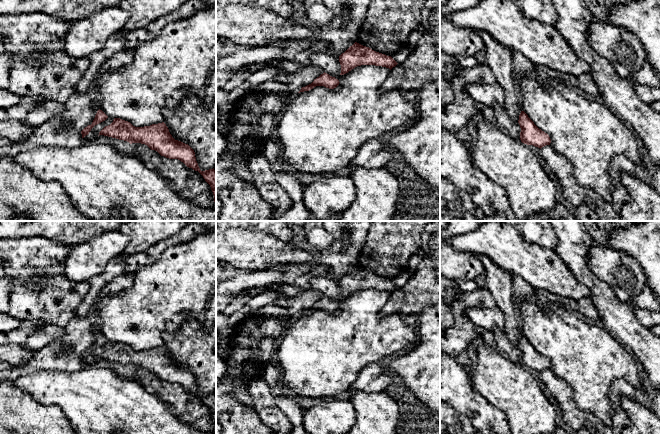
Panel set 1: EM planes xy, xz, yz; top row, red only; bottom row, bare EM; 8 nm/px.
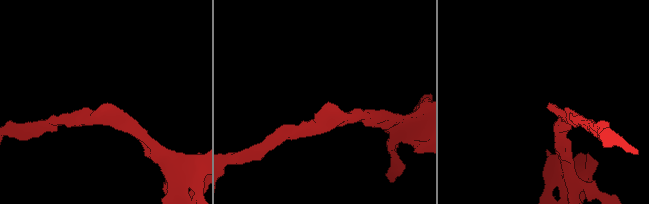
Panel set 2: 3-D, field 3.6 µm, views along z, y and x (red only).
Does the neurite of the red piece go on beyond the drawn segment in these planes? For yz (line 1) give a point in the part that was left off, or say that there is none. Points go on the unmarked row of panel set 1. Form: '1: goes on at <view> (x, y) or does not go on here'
1: does not go on here

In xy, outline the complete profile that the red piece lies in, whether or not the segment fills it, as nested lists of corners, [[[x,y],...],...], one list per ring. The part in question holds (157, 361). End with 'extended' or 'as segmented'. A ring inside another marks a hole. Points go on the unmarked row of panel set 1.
[[[114,342],[113,346],[105,350],[99,359],[119,364],[147,369],[161,380],[169,383],[178,383],[187,391],[198,395],[210,409],[216,430],[216,395],[213,393],[201,395],[196,385],[194,374],[181,365],[175,364],[164,346],[150,350],[135,351],[130,346]]]; as segmented

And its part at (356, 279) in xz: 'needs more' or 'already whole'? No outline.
already whole

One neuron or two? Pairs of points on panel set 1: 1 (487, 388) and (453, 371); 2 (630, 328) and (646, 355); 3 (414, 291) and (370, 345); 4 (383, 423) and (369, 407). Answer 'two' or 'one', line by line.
1: two
2: one
3: two
4: one

